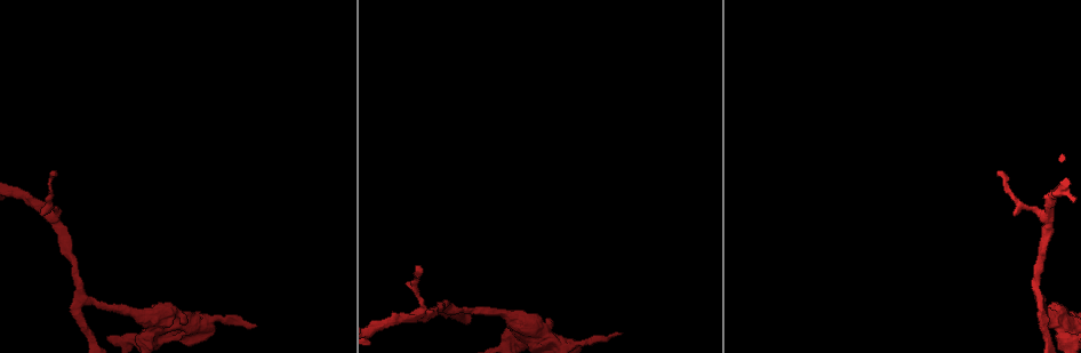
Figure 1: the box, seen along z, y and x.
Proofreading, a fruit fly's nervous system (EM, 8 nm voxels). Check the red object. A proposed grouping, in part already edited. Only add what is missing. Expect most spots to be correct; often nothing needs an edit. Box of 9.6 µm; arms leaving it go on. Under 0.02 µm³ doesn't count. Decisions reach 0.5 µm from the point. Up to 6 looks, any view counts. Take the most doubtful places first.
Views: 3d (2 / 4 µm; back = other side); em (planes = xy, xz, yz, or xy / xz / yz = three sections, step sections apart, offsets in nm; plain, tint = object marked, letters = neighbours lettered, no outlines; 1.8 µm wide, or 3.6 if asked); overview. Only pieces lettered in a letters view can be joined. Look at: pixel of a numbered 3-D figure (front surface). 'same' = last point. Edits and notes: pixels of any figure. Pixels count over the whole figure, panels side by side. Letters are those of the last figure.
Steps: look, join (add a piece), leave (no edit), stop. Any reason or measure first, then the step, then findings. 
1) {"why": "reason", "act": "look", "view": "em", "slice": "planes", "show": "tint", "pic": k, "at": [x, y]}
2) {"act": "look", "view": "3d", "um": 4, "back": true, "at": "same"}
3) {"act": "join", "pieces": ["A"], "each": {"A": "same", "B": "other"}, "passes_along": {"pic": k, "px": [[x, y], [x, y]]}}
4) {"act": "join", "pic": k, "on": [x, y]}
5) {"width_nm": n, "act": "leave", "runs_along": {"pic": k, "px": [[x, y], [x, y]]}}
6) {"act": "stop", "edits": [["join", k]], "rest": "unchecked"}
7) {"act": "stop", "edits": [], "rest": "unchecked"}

{"why": "free end", "act": "look", "view": "em", "slice": "planes", "show": "letters", "pic": 1, "at": [255, 325]}

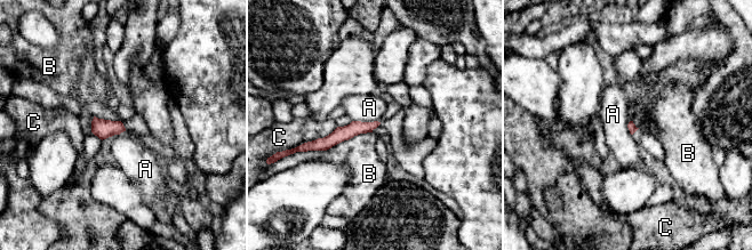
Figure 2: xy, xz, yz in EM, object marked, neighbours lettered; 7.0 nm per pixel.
{"act": "leave", "each": {"A": "other", "B": "other", "C": "other"}, "runs_along": {"pic": 2, "px": [[374, 124], [310, 145]]}, "found": "no lettered piece goes on from it"}

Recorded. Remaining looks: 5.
{"act": "look", "view": "em", "slice": "planes", "show": "letters", "pic": 1, "at": [550, 321]}

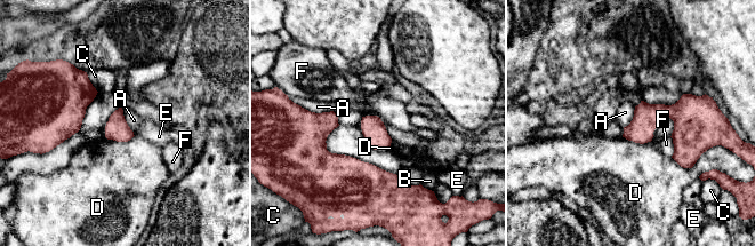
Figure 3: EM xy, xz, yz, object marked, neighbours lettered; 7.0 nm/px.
{"longest_contact_nm": ["D", 300], "act": "leave", "each": {"A": "other", "B": "other", "C": "other", "D": "other", "E": "other", "F": "other"}, "found": "no lettered piece goes on from it"}

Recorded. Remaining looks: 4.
{"why": "a fork", "act": "look", "view": "3d", "um": 4, "pic": 1, "at": [87, 298]}

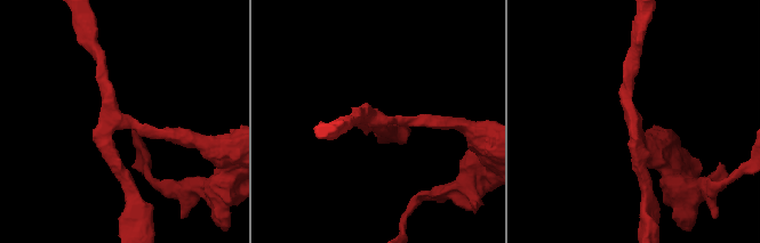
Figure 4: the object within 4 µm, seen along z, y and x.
{"act": "look", "view": "em", "slice": "yz", "step": 16, "show": "tint", "pic": 4, "at": [118, 119]}

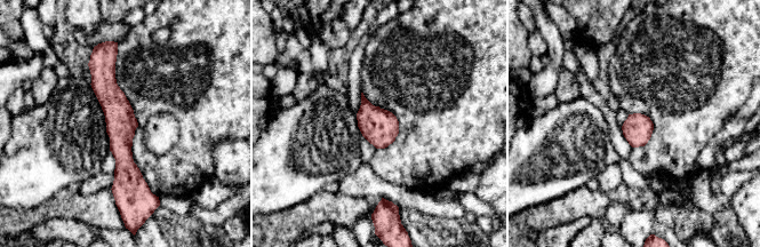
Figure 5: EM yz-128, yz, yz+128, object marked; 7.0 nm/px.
{"act": "look", "view": "em", "slice": "planes", "show": "letters", "at": "same"}

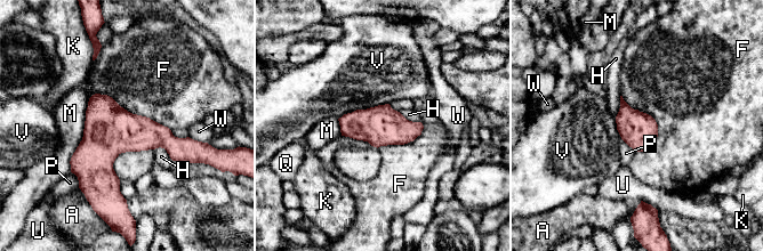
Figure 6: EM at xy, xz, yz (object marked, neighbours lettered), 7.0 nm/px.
{"arms": 3, "act": "leave", "each": {"A": "other", "F": "other", "H": "other", "K": "other", "M": "other", "P": "other", "Q": "other", "U": "other", "V": "other", "W": "other"}, "border": {"pic": 6, "px": [[89, 97], [106, 94], [170, 130]]}, "found": "no lettered piece goes on from it"}

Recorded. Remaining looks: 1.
{"act": "stop", "edits": [], "rest": "unchecked"}

